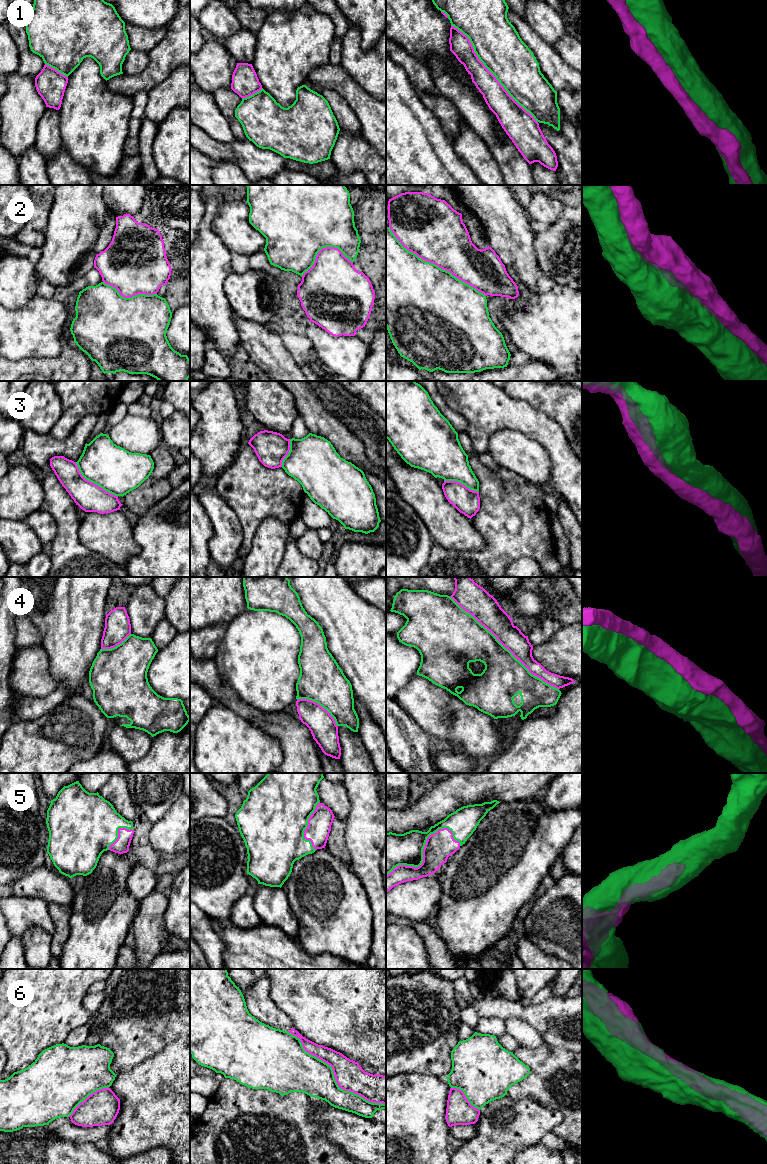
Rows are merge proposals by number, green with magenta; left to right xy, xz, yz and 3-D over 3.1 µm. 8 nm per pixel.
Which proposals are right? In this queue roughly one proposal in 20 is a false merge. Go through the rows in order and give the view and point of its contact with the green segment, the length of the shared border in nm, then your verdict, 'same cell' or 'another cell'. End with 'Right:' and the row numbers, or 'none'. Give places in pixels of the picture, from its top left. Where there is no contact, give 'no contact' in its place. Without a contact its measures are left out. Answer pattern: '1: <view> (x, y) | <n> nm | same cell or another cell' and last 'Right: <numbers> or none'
1: yz (490, 71) | 1050 nm | same cell
2: yz (434, 264) | 950 nm | same cell
3: xy (93, 482) | 440 nm | same cell
4: yz (503, 646) | 1150 nm | same cell
5: yz (422, 850) | 650 nm | same cell
6: xz (333, 1075) | 1000 nm | same cell
Right: 1, 2, 3, 4, 5, 6

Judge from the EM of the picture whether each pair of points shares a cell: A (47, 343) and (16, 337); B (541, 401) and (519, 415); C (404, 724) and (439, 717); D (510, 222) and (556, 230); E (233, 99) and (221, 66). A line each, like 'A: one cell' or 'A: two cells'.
A: one cell
B: two cells
C: two cells
D: two cells
E: one cell

